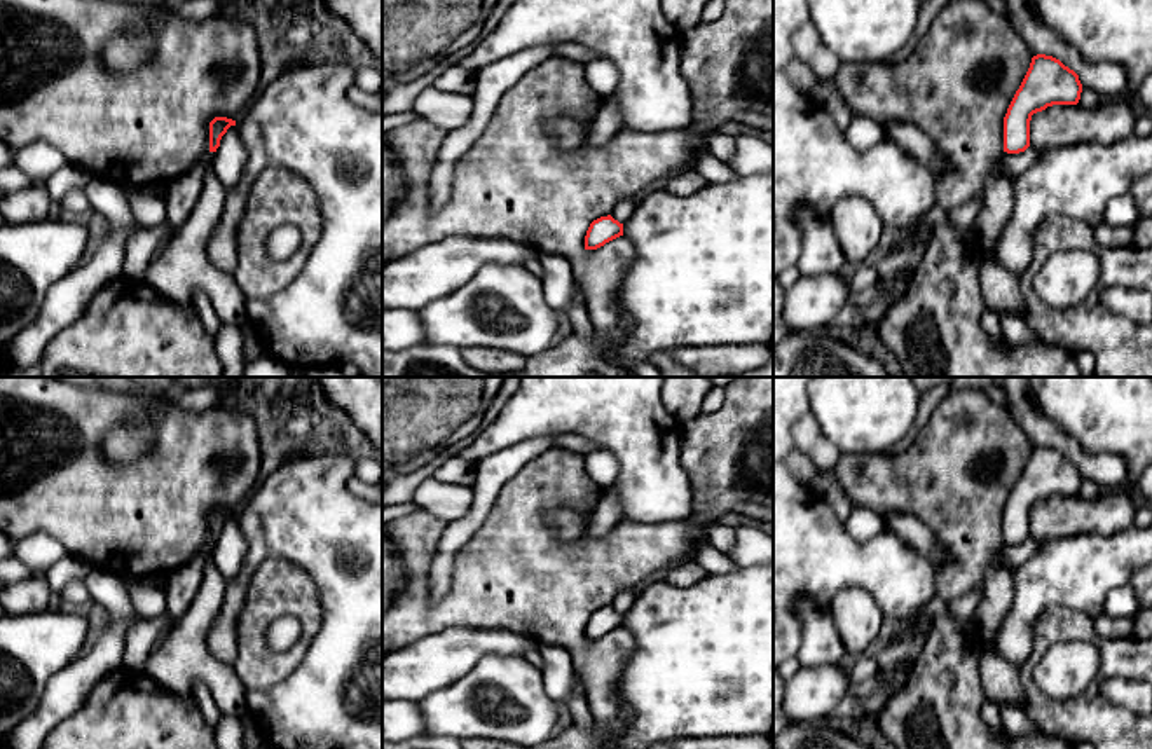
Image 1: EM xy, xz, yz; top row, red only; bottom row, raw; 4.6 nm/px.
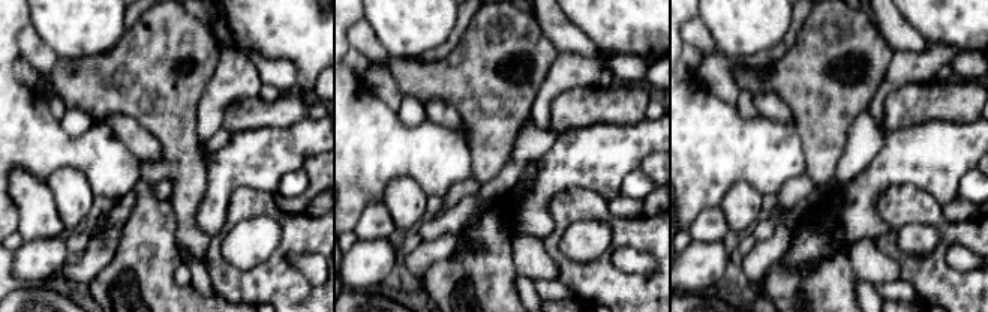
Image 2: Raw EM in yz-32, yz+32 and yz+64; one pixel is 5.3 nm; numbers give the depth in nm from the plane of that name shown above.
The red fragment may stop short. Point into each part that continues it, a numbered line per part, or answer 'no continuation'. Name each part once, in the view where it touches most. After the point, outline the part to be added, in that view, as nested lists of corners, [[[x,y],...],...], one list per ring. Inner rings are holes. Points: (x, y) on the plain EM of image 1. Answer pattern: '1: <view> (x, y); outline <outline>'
no continuation

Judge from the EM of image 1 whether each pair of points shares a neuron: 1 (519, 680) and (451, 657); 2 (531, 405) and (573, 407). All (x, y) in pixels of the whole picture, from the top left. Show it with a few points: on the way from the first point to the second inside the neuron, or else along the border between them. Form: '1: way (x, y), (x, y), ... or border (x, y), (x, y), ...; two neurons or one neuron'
1: border (515, 655), (486, 655), (442, 688); two neurons
2: way (541, 405), (562, 405); one neuron

